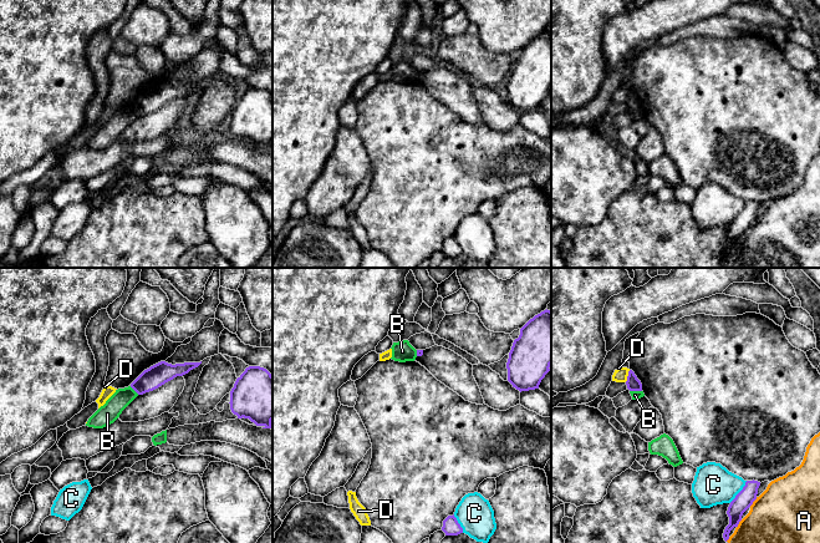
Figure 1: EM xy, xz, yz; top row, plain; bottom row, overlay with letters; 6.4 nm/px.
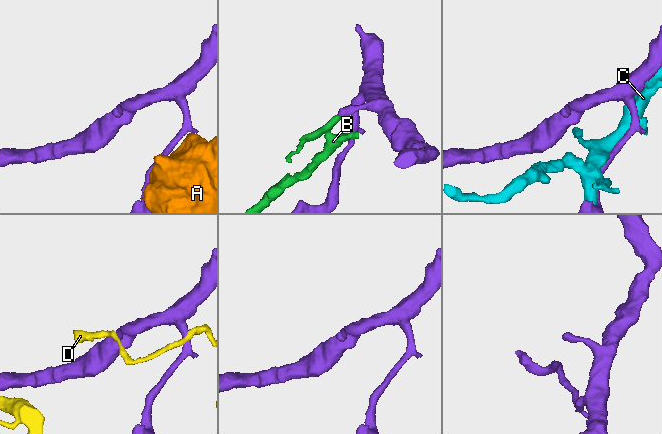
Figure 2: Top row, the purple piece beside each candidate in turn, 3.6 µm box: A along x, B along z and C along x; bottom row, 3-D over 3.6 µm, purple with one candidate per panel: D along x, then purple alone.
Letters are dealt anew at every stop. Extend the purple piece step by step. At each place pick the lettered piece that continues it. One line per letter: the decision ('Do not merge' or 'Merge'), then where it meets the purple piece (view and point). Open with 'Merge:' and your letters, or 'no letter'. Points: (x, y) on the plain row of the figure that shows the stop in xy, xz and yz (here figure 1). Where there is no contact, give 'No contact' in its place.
Merge: no letter
A: Do not merge. Touches purple at yz (753, 222)
B: Do not merge. Touches purple at yz (636, 111)
C: Do not merge. Touches purple at yz (739, 213)
D: Do not merge. Touches purple at yz (627, 97)

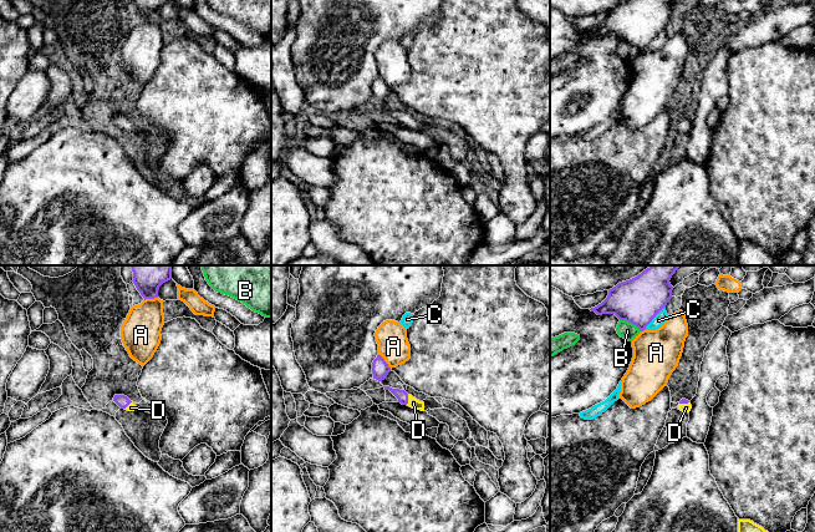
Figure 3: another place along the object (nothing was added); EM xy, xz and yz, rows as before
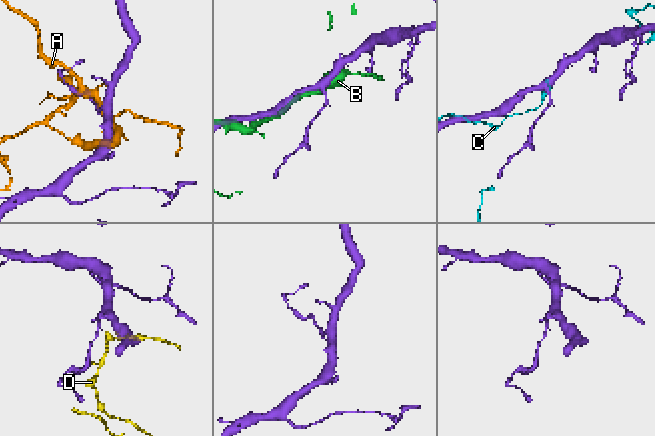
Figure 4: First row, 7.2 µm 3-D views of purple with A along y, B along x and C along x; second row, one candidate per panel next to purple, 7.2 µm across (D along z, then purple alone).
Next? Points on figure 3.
Merge: D
A: Do not merge. Touches purple at xz (385, 82)
B: Do not merge. Touches purple at yz (631, 42)
C: Do not merge. Touches purple at yz (653, 38)
D: Merge. Touches purple at xz (407, 121)

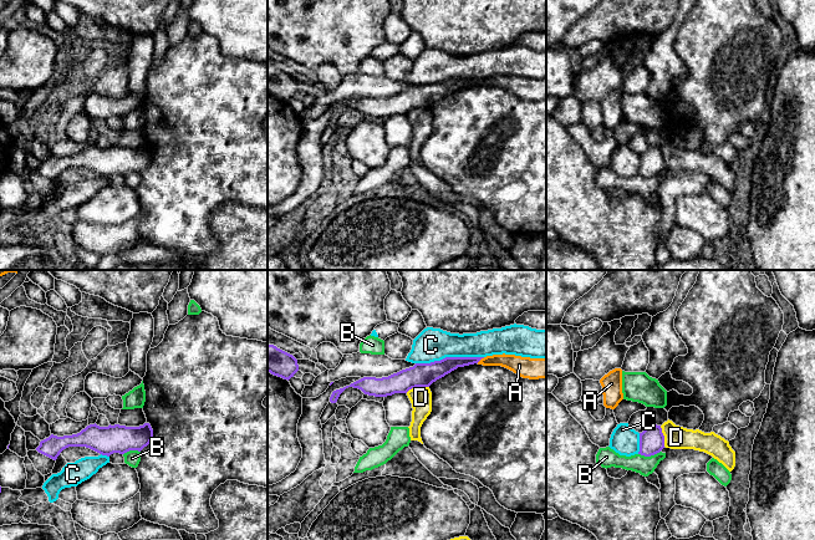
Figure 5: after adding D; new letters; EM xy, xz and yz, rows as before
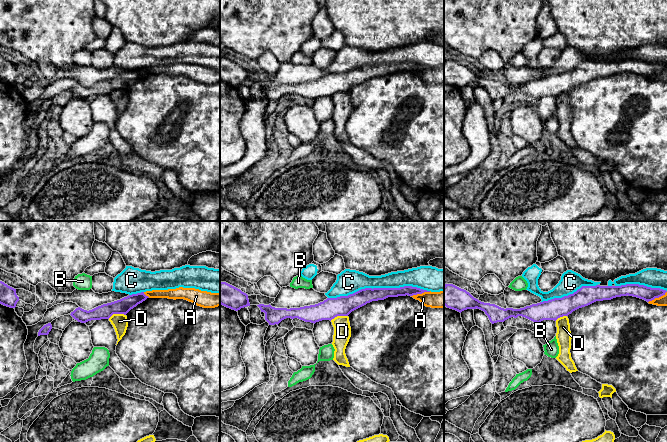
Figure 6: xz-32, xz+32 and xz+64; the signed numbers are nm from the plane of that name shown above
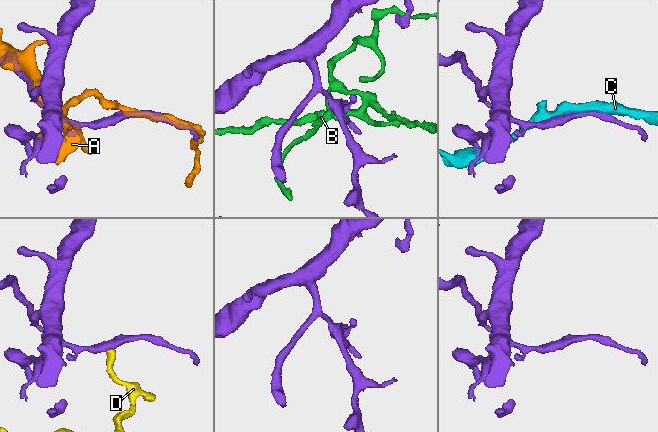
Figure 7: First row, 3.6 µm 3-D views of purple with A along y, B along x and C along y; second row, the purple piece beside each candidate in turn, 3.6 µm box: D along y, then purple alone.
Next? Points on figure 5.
Merge: no letter
A: Do not merge. Touches purple at xz (480, 80)
B: Do not merge. Touches purple at yz (648, 177)
C: Do not merge. Touches purple at xz (449, 79)
D: Do not merge. Touches purple at xz (417, 107)

